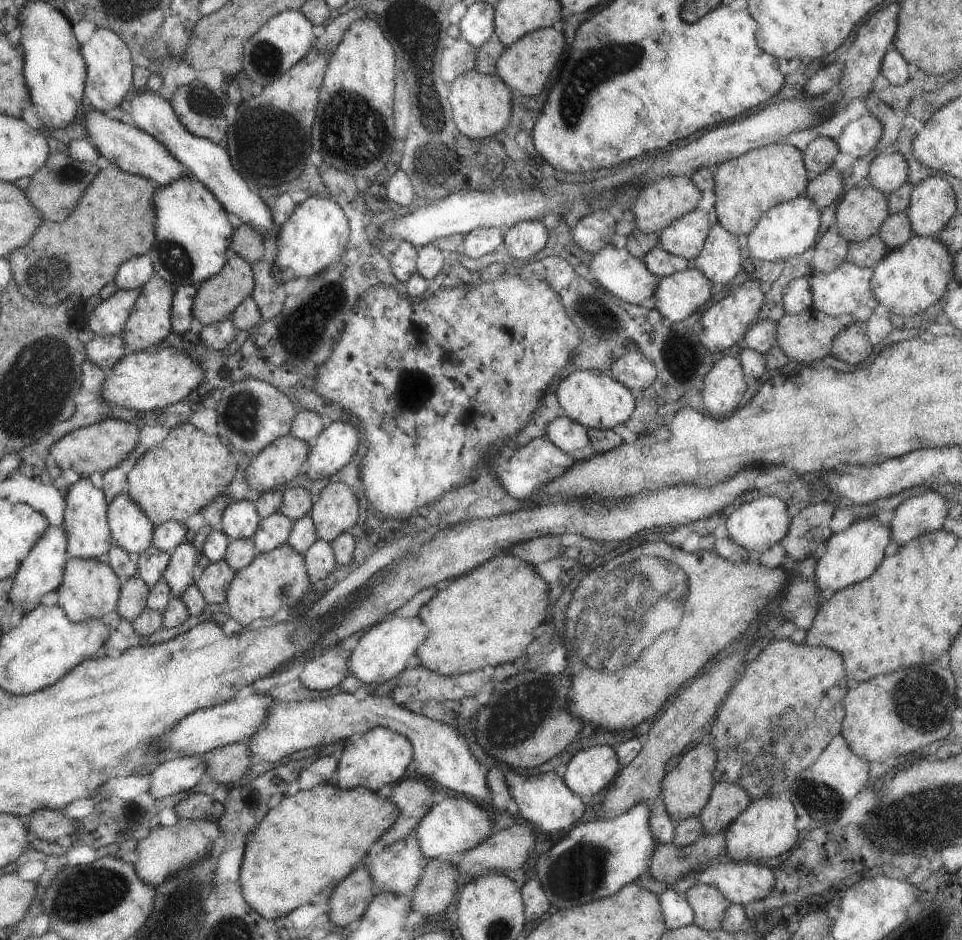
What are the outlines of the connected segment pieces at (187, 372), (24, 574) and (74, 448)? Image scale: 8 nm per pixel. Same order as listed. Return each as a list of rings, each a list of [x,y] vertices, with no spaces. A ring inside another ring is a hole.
[[[154,347],[123,355],[109,368],[98,397],[112,407],[143,411],[156,411],[179,402],[197,388],[203,380],[203,368],[197,360],[189,358],[186,349]]]
[[[49,526],[33,544],[33,548],[23,558],[19,568],[12,574],[12,584],[7,598],[11,606],[29,612],[39,605],[39,598],[51,590],[56,590],[61,582],[63,567],[65,566],[65,532],[63,526]]]
[[[115,418],[103,419],[86,427],[79,427],[69,434],[62,434],[49,447],[48,462],[61,472],[71,471],[76,477],[88,477],[92,472],[105,472],[117,466],[137,446],[139,426]]]

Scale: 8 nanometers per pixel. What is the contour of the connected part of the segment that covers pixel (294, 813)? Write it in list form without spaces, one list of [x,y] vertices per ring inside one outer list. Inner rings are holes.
[[[332,781],[282,796],[267,810],[253,832],[253,840],[242,852],[238,882],[243,900],[255,914],[269,920],[304,904],[326,903],[331,890],[353,870],[355,862],[368,854],[367,848],[397,820],[397,814],[399,810],[375,792],[363,787],[342,789]]]

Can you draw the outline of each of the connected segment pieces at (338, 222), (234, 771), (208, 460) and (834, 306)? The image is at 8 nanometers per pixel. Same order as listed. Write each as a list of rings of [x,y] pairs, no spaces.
[[[281,193],[267,205],[271,220],[278,228],[276,254],[271,263],[273,278],[282,283],[296,278],[306,280],[321,273],[338,256],[344,256],[349,226],[339,200],[331,196],[307,196],[303,202],[294,204],[289,193]]]
[[[245,741],[231,743],[204,753],[194,756],[179,756],[175,759],[168,759],[159,763],[155,770],[150,772],[149,776],[149,792],[151,798],[161,800],[169,794],[190,790],[197,782],[205,780],[213,780],[217,784],[229,784],[235,782],[242,776],[245,776],[251,765],[251,754]]]
[[[185,422],[172,427],[159,444],[152,446],[139,457],[135,466],[127,473],[124,490],[153,526],[166,521],[183,523],[195,513],[201,512],[215,496],[225,490],[235,474],[235,467],[236,464],[230,458],[229,450],[221,444],[217,435],[207,434]]]
[[[843,261],[837,268],[829,272],[810,272],[806,276],[809,282],[809,290],[812,296],[812,306],[814,311],[822,312],[826,315],[839,316],[848,314],[853,316],[853,320],[865,322],[873,312],[879,310],[879,305],[871,294],[869,280],[872,275],[872,268],[860,267]]]

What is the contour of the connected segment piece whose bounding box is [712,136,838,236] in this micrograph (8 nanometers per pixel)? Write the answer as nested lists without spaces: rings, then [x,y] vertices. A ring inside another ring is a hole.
[[[816,137],[807,147],[795,148],[789,142],[773,143],[752,148],[747,152],[719,163],[713,172],[713,212],[716,223],[735,236],[746,235],[759,217],[772,206],[803,195],[809,184],[807,172],[821,174],[829,168],[837,154],[833,139]]]

